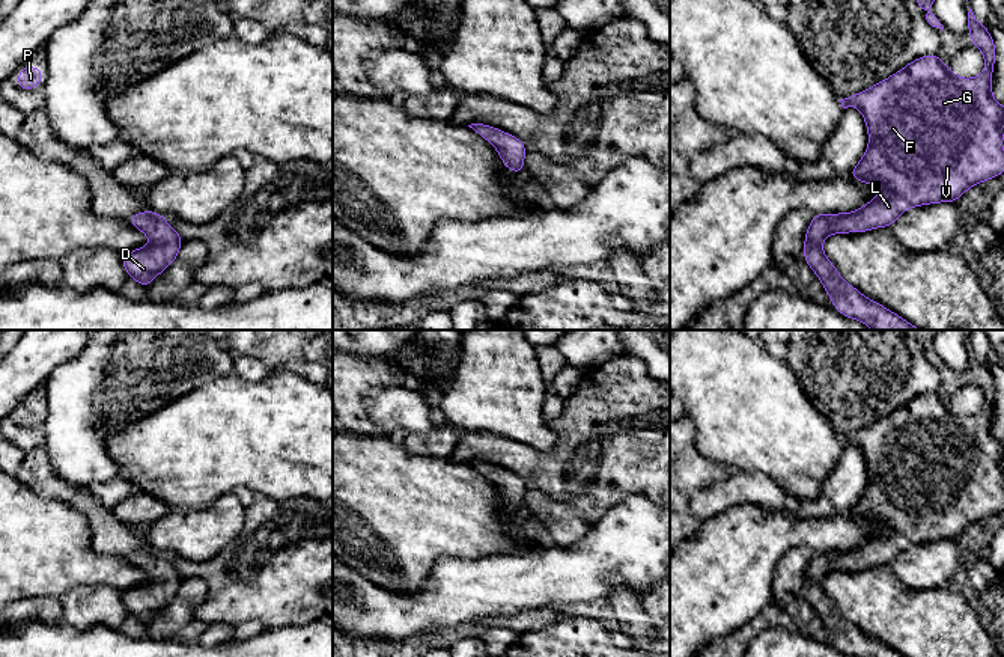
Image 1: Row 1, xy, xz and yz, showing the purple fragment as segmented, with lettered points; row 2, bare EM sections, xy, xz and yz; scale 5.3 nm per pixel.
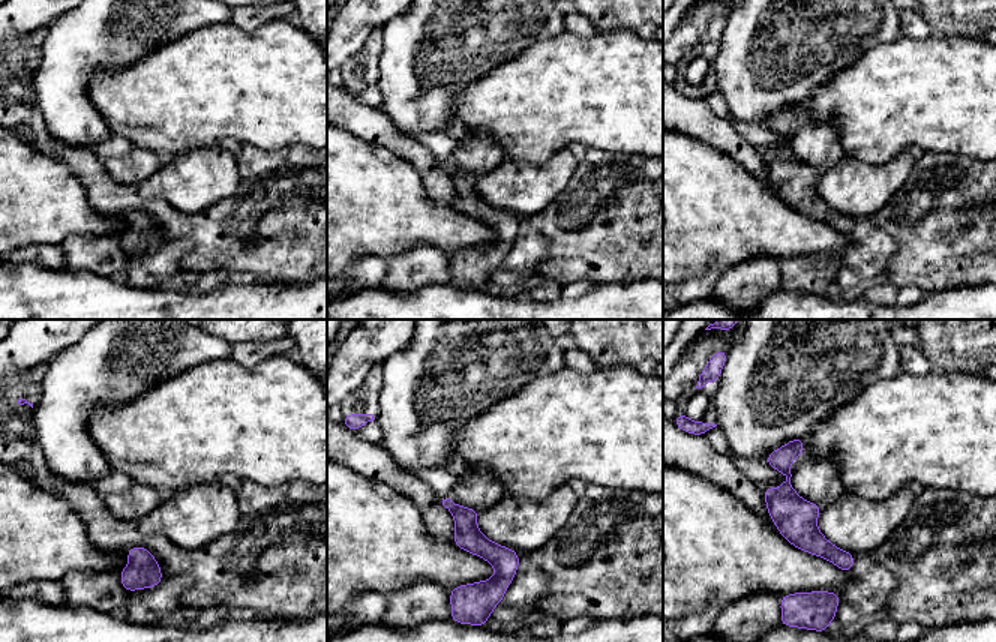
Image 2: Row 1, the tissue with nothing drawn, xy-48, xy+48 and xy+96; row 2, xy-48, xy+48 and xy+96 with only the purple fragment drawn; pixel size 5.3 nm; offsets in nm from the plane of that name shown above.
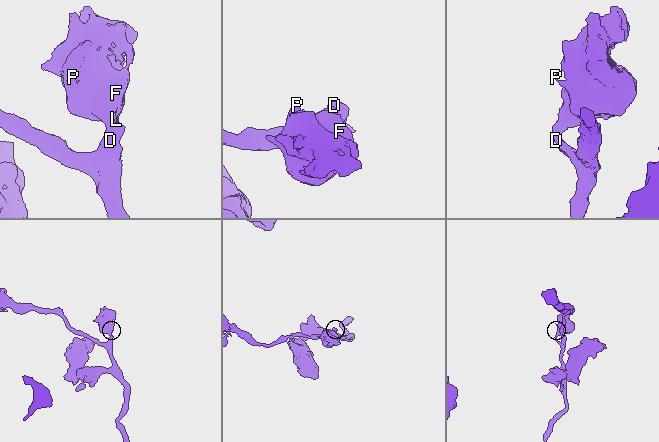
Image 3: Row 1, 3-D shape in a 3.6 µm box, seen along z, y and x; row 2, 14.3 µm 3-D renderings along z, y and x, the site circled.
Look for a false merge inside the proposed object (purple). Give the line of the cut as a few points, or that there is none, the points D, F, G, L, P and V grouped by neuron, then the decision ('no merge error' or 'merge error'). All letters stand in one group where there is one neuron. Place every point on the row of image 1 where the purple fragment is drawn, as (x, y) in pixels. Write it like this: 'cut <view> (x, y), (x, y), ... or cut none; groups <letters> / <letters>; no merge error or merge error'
cut none; groups D F G L P V; no merge error

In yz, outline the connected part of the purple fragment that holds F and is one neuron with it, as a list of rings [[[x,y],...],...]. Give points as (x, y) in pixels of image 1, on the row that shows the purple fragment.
[[[969,9],[968,29],[972,39],[972,45],[978,47],[986,66],[978,77],[959,78],[947,63],[944,63],[936,54],[929,54],[915,59],[903,69],[897,71],[891,77],[878,81],[867,90],[855,93],[849,98],[840,99],[841,107],[856,107],[863,112],[867,131],[869,148],[863,158],[847,175],[864,184],[879,184],[881,193],[867,202],[855,212],[840,214],[814,214],[811,223],[805,232],[804,241],[804,259],[808,267],[820,279],[826,295],[831,297],[832,306],[847,318],[858,319],[869,325],[872,330],[921,330],[911,322],[906,322],[897,313],[888,310],[879,303],[864,297],[855,286],[846,283],[838,274],[837,268],[831,264],[822,250],[822,241],[831,234],[849,234],[849,232],[867,232],[875,228],[890,228],[896,218],[906,209],[920,205],[930,205],[939,202],[957,202],[957,199],[972,185],[983,181],[999,176],[1004,172],[1004,151],[1002,151],[1002,133],[1004,133],[1004,105],[998,104],[992,98],[992,74],[996,59],[995,44],[983,24],[980,24]]]

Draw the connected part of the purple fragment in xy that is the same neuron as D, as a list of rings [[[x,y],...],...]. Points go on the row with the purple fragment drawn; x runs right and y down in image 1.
[[[143,211],[131,215],[128,222],[152,240],[143,249],[129,250],[122,256],[128,277],[146,288],[173,264],[184,241],[160,212]]]

